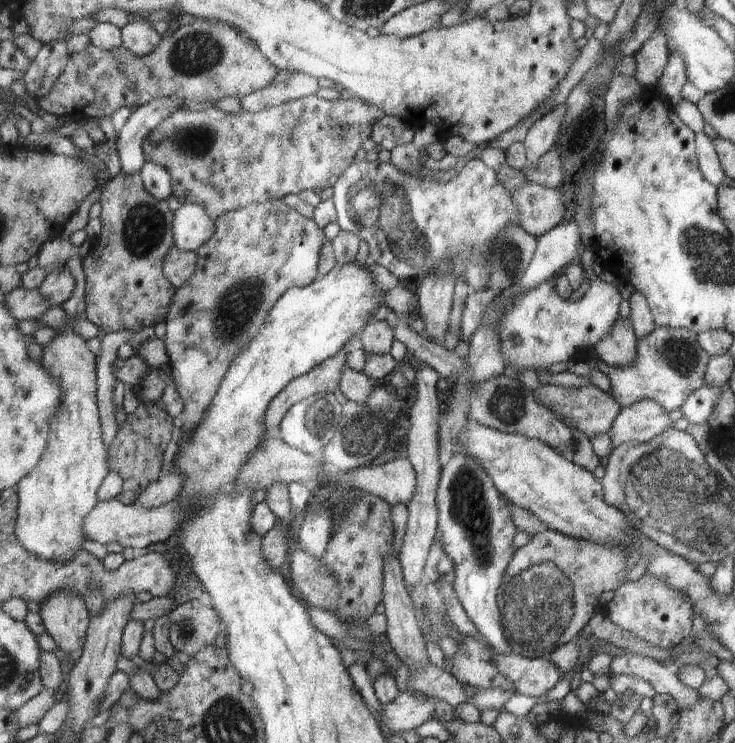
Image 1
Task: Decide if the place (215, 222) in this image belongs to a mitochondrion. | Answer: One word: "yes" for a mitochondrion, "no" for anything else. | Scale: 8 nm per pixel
no

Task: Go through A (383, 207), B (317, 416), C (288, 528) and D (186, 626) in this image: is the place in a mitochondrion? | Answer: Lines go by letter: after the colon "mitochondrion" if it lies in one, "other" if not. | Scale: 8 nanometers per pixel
A: mitochondrion
B: mitochondrion
C: other
D: mitochondrion

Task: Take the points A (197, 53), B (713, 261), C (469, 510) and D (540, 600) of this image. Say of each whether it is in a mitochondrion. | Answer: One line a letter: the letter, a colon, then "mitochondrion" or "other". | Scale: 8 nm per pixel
A: mitochondrion
B: mitochondrion
C: mitochondrion
D: mitochondrion

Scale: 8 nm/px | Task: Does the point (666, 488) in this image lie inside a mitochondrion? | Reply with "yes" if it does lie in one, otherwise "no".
yes

